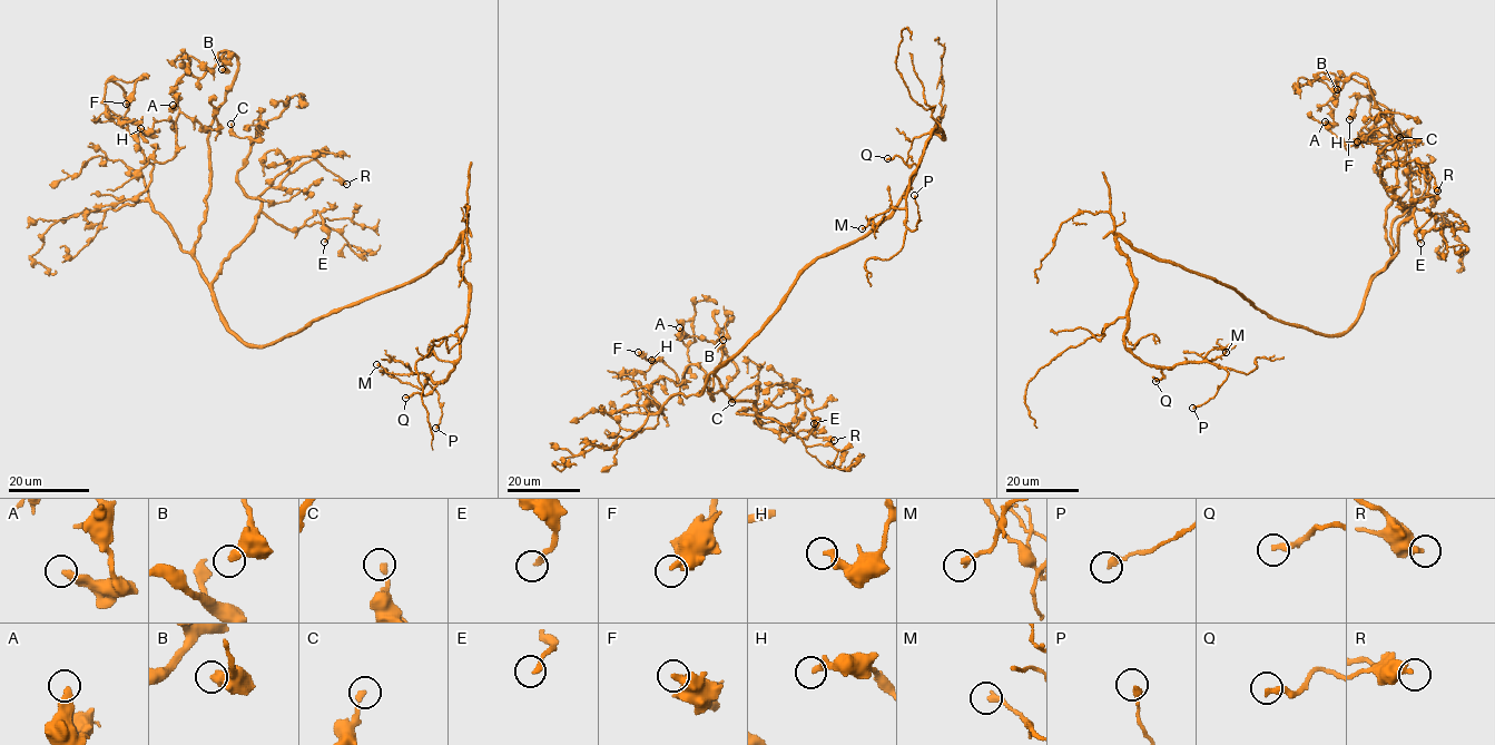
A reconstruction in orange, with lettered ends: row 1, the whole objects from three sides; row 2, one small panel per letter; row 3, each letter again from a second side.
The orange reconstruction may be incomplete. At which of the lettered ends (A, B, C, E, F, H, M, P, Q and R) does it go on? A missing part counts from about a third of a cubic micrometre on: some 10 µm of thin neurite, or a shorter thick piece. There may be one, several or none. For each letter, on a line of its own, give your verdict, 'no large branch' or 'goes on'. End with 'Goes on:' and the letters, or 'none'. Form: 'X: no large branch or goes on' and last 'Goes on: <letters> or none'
A: no large branch
B: no large branch
C: goes on
E: no large branch
F: no large branch
H: no large branch
M: no large branch
P: no large branch
Q: no large branch
R: no large branch
Goes on: C

